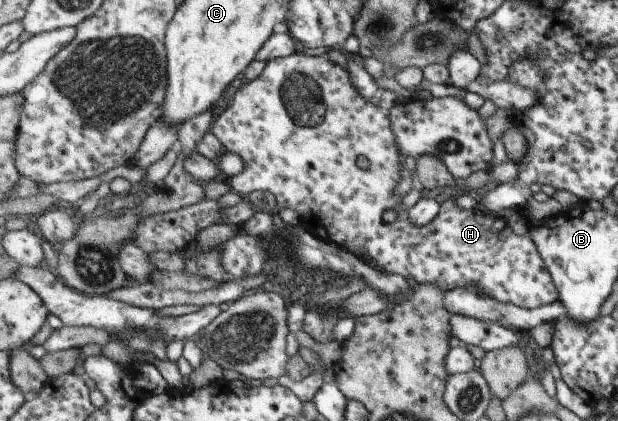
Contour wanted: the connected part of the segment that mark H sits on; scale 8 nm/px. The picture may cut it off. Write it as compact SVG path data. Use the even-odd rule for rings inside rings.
M293 54L289 57L274 59L266 63L263 71L253 80L237 87L230 106L218 116L216 123L212 127L213 133L219 137L226 151L235 153L242 158L244 168L241 173L227 179L234 192L239 193L245 198L252 191L269 191L276 198L279 209L289 207L295 210L300 216L300 224L312 234L316 234L327 242L337 244L339 247L355 255L361 255L377 265L377 269L388 274L401 274L403 277L413 277L419 284L435 283L435 285L444 286L447 290L454 290L463 285L473 285L475 289L481 289L485 295L491 293L501 303L515 304L522 308L539 309L540 307L551 305L560 299L560 290L557 289L556 282L553 281L552 273L543 257L536 241L530 235L520 236L514 232L506 219L501 219L494 214L483 213L479 209L461 209L455 199L448 199L440 205L440 212L437 219L433 219L429 225L419 227L409 219L410 209L403 205L403 196L399 197L395 193L397 185L401 183L401 170L403 168L403 157L400 152L400 145L397 145L396 133L393 133L392 120L389 114L386 114L380 106L375 106L371 101L367 101L361 95L360 89L353 85L351 72L338 63L333 63L327 55L307 55ZM366 156L370 161L369 167L363 169L359 167L358 160ZM387 210L393 210L397 217L391 223L383 222L383 213Z

